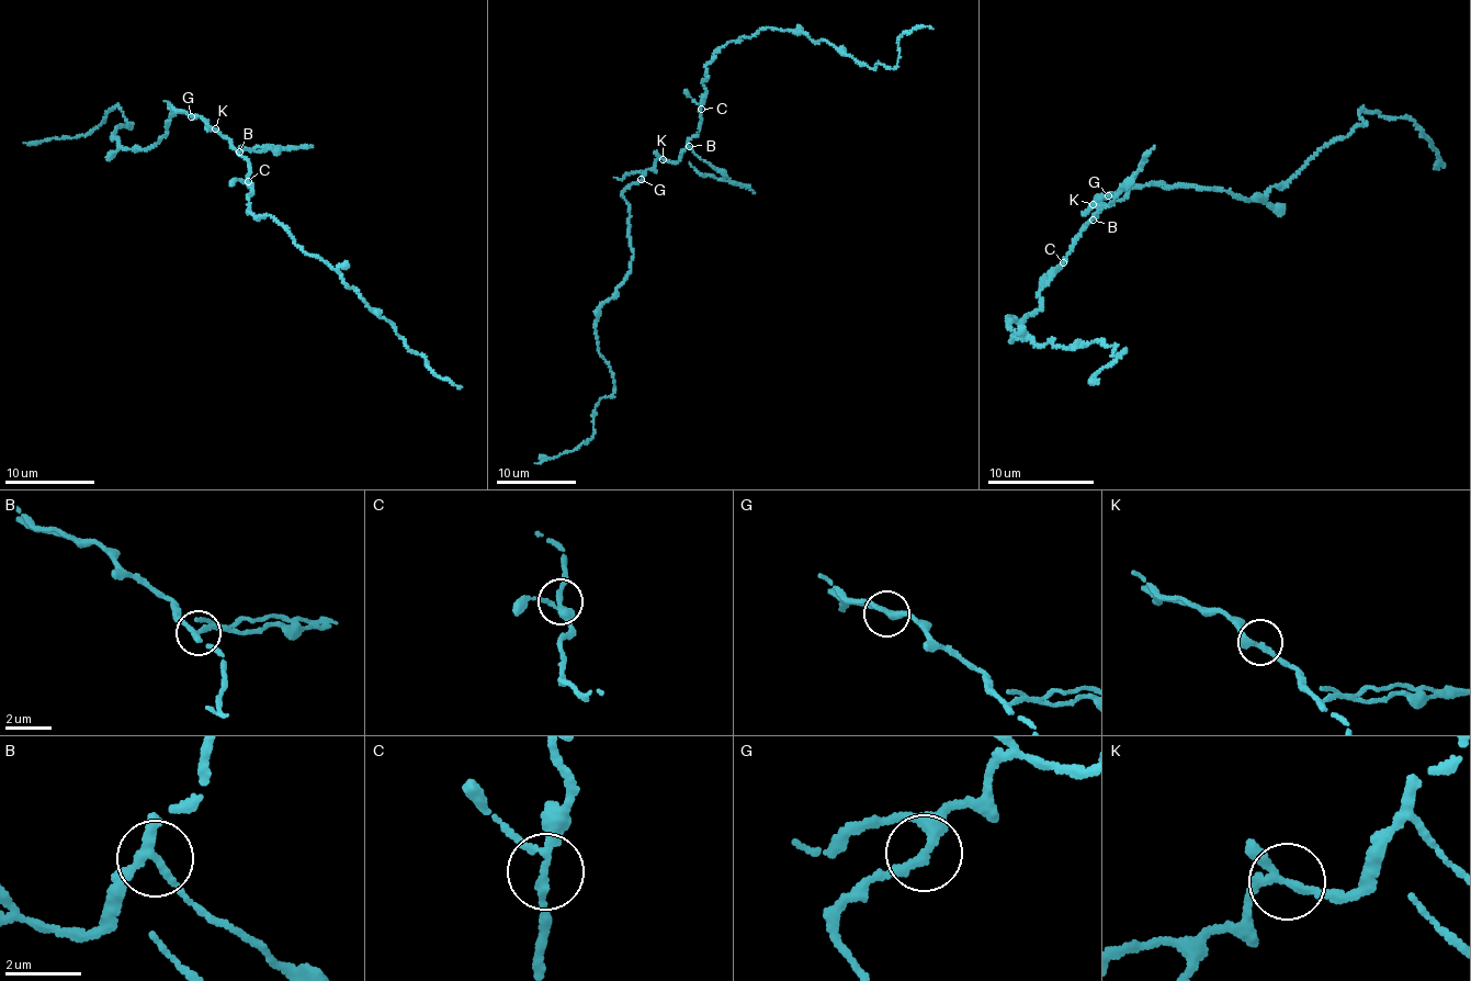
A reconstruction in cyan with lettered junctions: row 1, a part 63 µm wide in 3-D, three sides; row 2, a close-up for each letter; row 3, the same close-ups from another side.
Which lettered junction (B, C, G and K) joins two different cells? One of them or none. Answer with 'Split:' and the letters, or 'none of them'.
Split: B

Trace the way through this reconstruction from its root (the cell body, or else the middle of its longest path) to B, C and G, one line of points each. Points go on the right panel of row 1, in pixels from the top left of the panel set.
B: (1101, 204), (1098, 216), (1092, 220)
C: (1101, 204), (1097, 217), (1081, 232), (1064, 263)
G: (1101, 204), (1096, 207), (1092, 204), (1097, 198), (1108, 195)

